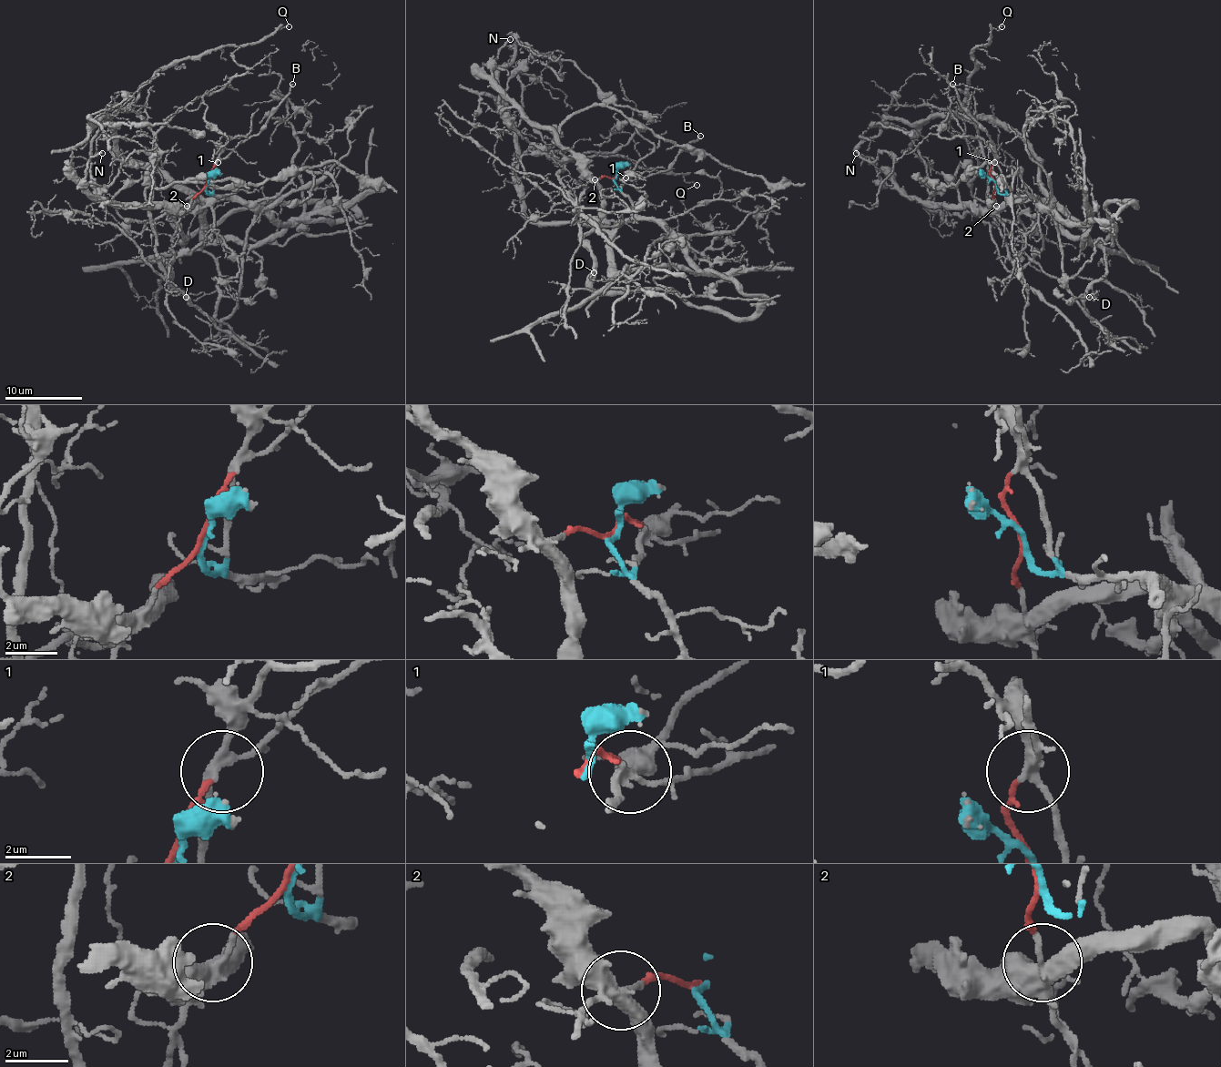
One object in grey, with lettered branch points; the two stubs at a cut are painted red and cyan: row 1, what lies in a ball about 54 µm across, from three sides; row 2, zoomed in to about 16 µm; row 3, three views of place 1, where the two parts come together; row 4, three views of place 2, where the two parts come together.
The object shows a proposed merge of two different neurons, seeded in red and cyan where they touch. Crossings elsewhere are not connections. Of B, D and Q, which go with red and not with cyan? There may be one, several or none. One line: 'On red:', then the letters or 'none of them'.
On red: B

